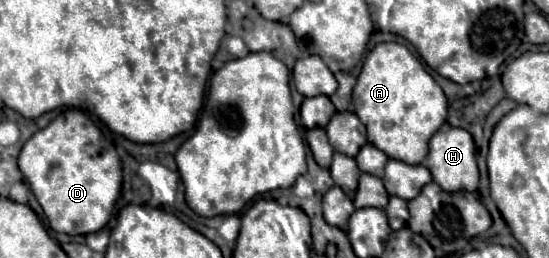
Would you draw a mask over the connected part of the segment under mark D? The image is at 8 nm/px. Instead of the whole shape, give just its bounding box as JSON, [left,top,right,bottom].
[19,109,121,235]

